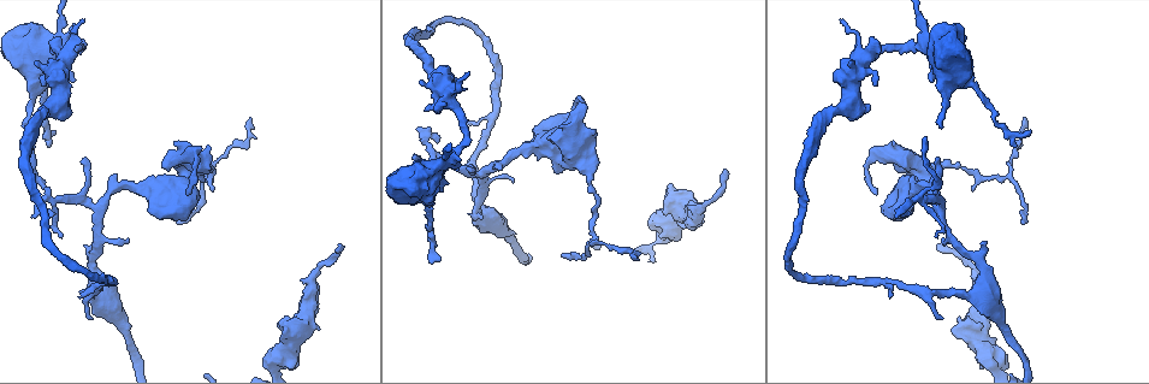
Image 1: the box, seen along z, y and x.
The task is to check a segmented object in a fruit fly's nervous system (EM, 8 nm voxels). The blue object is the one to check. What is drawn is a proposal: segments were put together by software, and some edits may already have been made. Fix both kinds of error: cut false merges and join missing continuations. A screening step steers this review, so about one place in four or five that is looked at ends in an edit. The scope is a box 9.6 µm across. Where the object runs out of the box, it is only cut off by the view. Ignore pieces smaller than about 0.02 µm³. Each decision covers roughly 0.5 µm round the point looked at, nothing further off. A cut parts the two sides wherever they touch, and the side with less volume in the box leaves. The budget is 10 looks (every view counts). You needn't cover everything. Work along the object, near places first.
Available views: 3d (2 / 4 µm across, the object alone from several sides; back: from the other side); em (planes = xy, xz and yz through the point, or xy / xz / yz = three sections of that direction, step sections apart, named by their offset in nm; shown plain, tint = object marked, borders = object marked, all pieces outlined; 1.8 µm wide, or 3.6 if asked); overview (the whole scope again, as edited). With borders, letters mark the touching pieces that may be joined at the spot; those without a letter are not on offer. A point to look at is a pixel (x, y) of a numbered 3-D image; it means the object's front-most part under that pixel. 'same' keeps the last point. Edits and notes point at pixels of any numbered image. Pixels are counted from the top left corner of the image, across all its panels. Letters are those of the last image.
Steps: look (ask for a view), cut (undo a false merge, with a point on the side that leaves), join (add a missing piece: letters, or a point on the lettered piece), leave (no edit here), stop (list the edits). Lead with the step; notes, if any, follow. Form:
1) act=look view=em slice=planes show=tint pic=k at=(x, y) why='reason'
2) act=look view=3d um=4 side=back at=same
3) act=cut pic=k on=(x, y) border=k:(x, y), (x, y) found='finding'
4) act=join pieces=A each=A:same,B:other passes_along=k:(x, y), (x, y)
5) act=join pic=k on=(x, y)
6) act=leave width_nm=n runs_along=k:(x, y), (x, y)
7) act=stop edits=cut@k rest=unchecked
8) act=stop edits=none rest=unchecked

act=look view=em slice=planes show=borders pic=1 at=(430, 262)

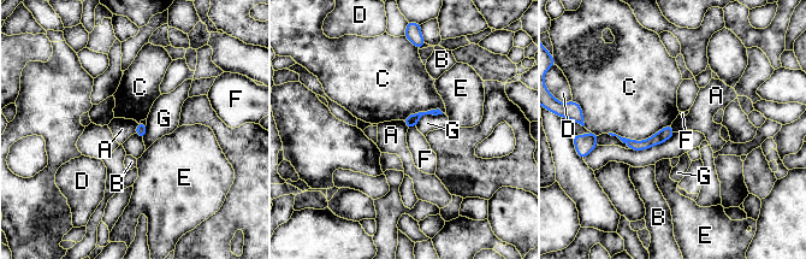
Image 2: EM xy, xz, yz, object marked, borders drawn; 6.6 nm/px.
act=leave longest_contact=C:420nm each=A:other,B:other,C:other,D:other,E:other,F:other,G:other runs_along=2:(670, 131), (645, 145), (629, 142) found='no lettered piece goes on from it'

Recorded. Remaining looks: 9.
act=look view=3d um=2 pic=1 at=(561, 256) why='thin end'

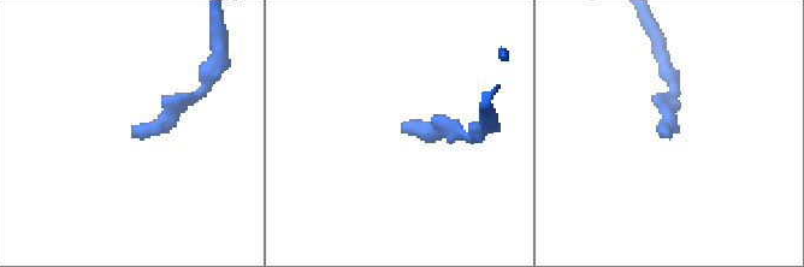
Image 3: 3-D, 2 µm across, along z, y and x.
act=look view=em slice=xz step=8 show=borders pic=3 at=(401, 129)

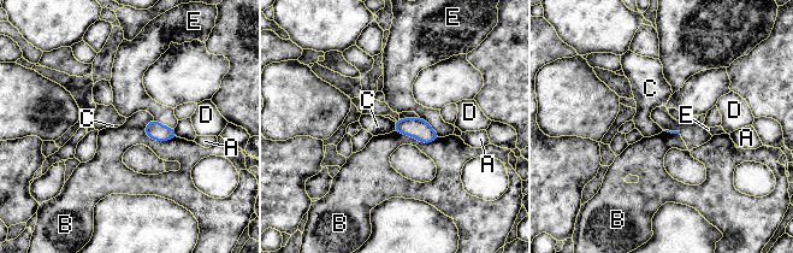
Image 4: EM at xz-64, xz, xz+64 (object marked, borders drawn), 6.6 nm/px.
act=look view=em slice=xy step=8 show=borders at=same

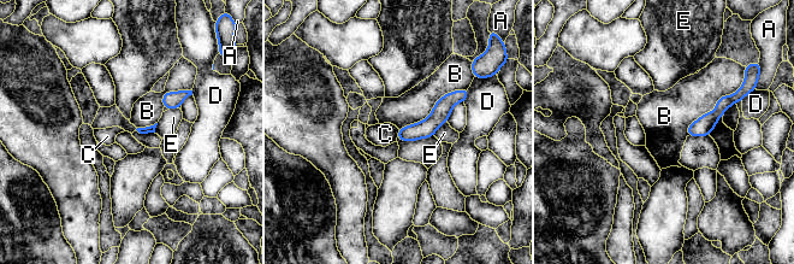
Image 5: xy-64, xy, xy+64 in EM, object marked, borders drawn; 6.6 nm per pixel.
act=leave longest_contact=B:550nm each=A:other,B:other,C:other,D:other,E:other runs_along=5:(460, 94), (424, 129), (401, 135) found='no lettered piece goes on from it'

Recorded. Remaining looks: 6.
act=look view=em slice=yz step=8 show=tint pic=1 at=(512, 180) why='branch stops here'

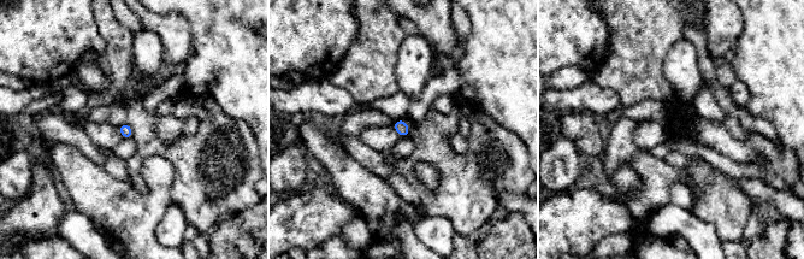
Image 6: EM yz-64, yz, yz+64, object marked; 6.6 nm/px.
act=look view=em slice=planes show=borders at=same

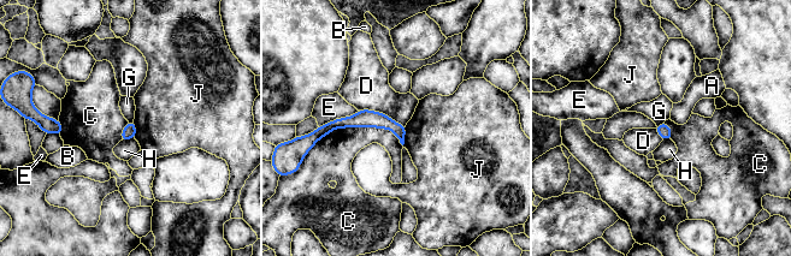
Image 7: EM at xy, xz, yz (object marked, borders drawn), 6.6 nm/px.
act=leave width_nm=90 each=A:other,B:other,C:other,D:other,E:other,G:other,H:other,J:other border=7:(313, 144), (375, 126), (402, 146) found='none of them fits'

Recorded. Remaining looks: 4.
act=look view=em slice=planes show=borders pic=1 at=(84, 157) why='an open end'

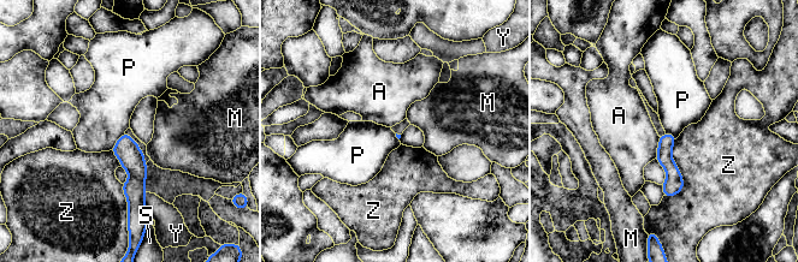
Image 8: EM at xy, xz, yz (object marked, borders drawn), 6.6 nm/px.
act=leave longest_contact=Z:400nm each=A:other,M:other,P:other,S:other,Y:other,Z:other border=8:(124, 132), (111, 149) found='none of them fits'

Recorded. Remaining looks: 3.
act=look view=3d um=4 pic=1 at=(589, 189) why='thick turns thin'

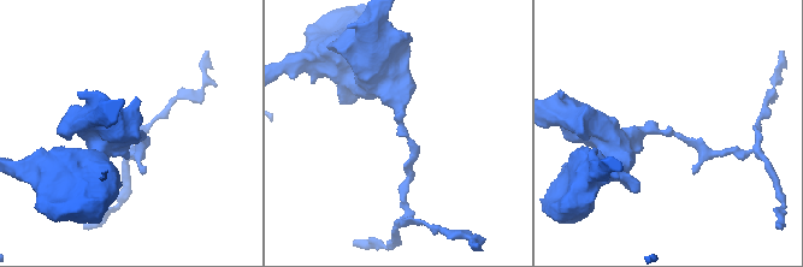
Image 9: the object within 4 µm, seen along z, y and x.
act=look view=em slice=yz step=16 show=borders pic=9 at=(670, 132)

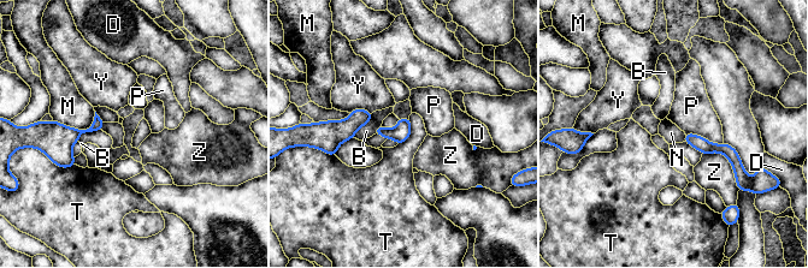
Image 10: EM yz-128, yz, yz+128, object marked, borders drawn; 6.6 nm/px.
act=look view=em slice=planes show=borders at=same why='another direction'

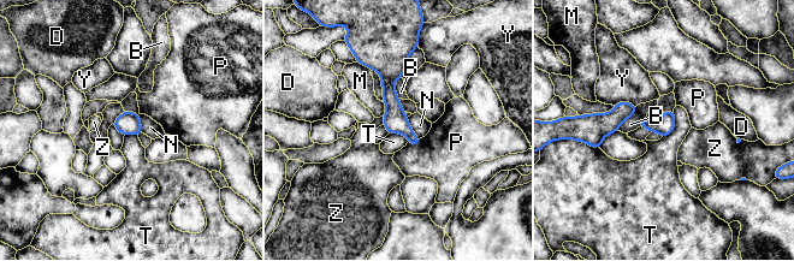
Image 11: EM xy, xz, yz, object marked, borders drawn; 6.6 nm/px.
act=leave each=B:other,D:other,M:other,N:other,P:other,T:other,Y:other,Z:other runs_along=11:(392, 54), (395, 119), (416, 142) found='one neuron here'

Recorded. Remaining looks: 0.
act=stop edits=none rest=unchecked

